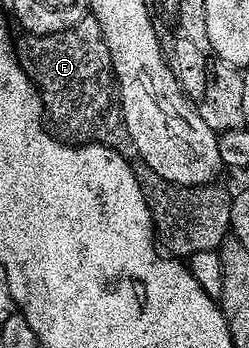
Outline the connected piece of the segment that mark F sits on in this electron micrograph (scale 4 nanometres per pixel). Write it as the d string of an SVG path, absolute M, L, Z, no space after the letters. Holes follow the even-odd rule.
M87 17L60 33L22 33L19 36L16 39L18 59L26 74L34 80L38 96L42 98L45 118L52 127L54 122L53 130L59 136L78 145L91 141L105 143L107 147L115 147L129 161L150 210L157 246L174 257L217 251L231 234L231 192L214 183L204 183L199 187L169 183L144 165L140 153L136 153L136 145L132 145L132 137L128 137L126 124L115 110L116 80L112 57L108 45L102 40L100 25L92 17ZM113 107L114 111L110 111Z

